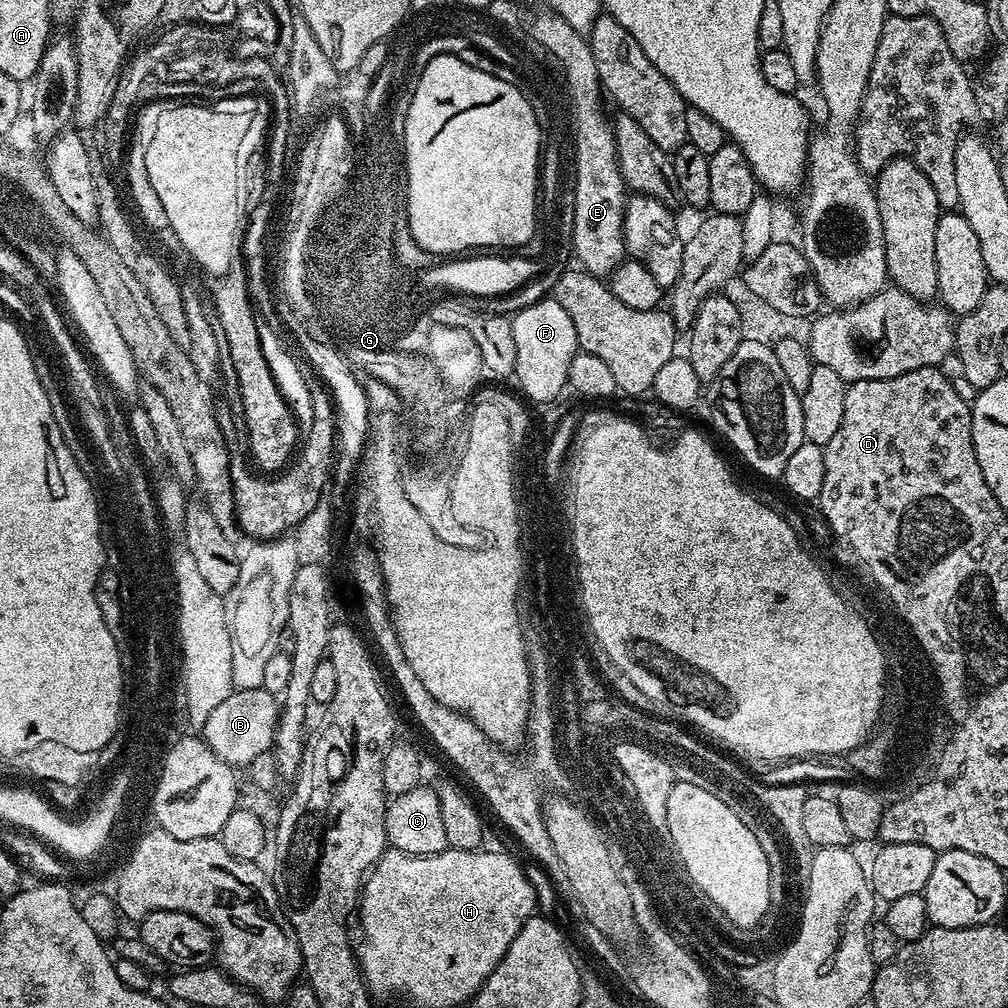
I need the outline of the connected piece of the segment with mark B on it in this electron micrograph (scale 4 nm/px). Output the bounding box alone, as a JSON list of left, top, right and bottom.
[202,688,281,766]

